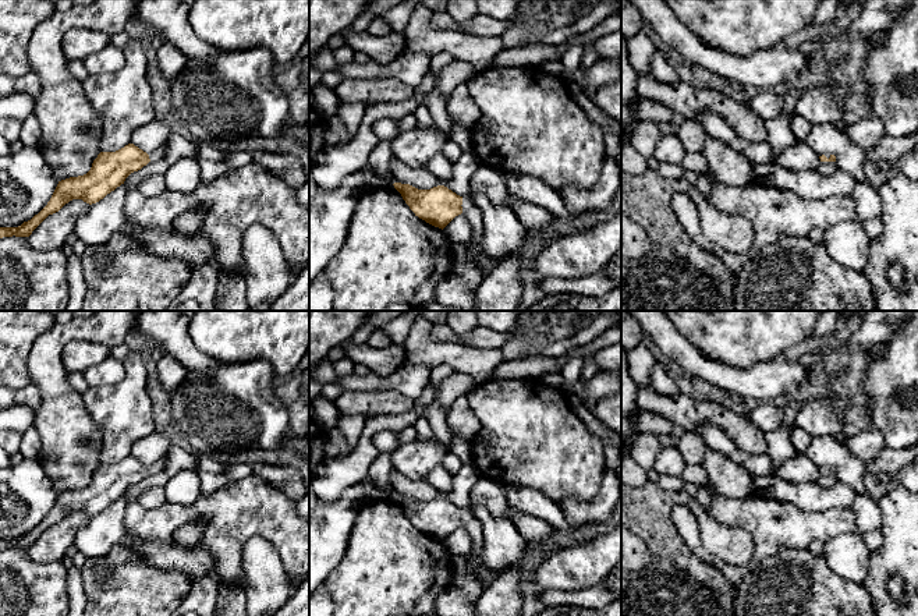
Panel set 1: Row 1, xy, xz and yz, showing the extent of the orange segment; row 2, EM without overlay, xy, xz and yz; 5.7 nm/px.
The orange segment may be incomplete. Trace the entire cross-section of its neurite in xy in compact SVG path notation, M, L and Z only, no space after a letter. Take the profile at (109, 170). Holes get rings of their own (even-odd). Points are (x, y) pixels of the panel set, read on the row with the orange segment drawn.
M134 144L116 152L100 152L86 174L59 181L47 205L31 220L18 227L0 227L0 238L29 237L49 215L59 212L70 201L82 199L89 205L96 203L124 184L131 173L162 159L164 159L164 144L150 155Z

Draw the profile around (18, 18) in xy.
M0 0L0 75L20 78L31 72L29 39L35 28L53 13L54 3L49 0Z

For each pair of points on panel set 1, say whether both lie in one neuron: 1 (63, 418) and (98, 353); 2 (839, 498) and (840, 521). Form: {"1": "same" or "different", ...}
{"1": "different", "2": "different"}

